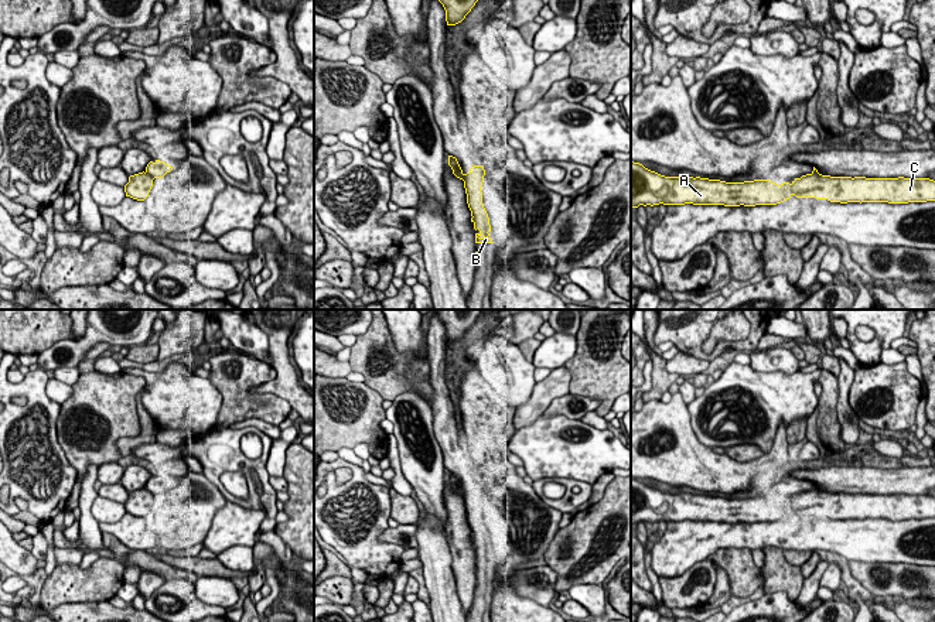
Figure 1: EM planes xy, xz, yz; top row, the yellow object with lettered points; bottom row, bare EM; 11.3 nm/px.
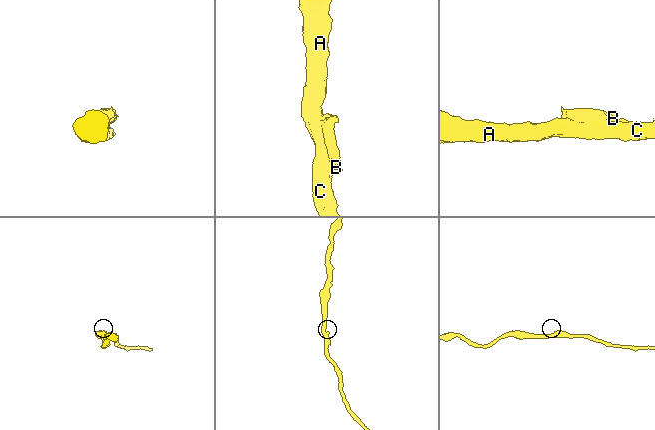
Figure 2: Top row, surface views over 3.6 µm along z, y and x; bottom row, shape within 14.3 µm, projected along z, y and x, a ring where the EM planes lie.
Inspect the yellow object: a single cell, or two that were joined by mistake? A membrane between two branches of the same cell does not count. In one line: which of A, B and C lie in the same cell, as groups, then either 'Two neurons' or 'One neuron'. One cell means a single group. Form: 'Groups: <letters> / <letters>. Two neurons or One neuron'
Groups: A C / B. Two neurons

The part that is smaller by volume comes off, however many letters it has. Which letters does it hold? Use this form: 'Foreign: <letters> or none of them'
Foreign: B

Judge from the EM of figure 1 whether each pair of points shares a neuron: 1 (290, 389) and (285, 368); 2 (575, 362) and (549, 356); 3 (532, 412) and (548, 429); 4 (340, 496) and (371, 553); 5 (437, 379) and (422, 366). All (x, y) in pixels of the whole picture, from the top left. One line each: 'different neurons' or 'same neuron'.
1: same neuron
2: different neurons
3: different neurons
4: same neuron
5: different neurons

